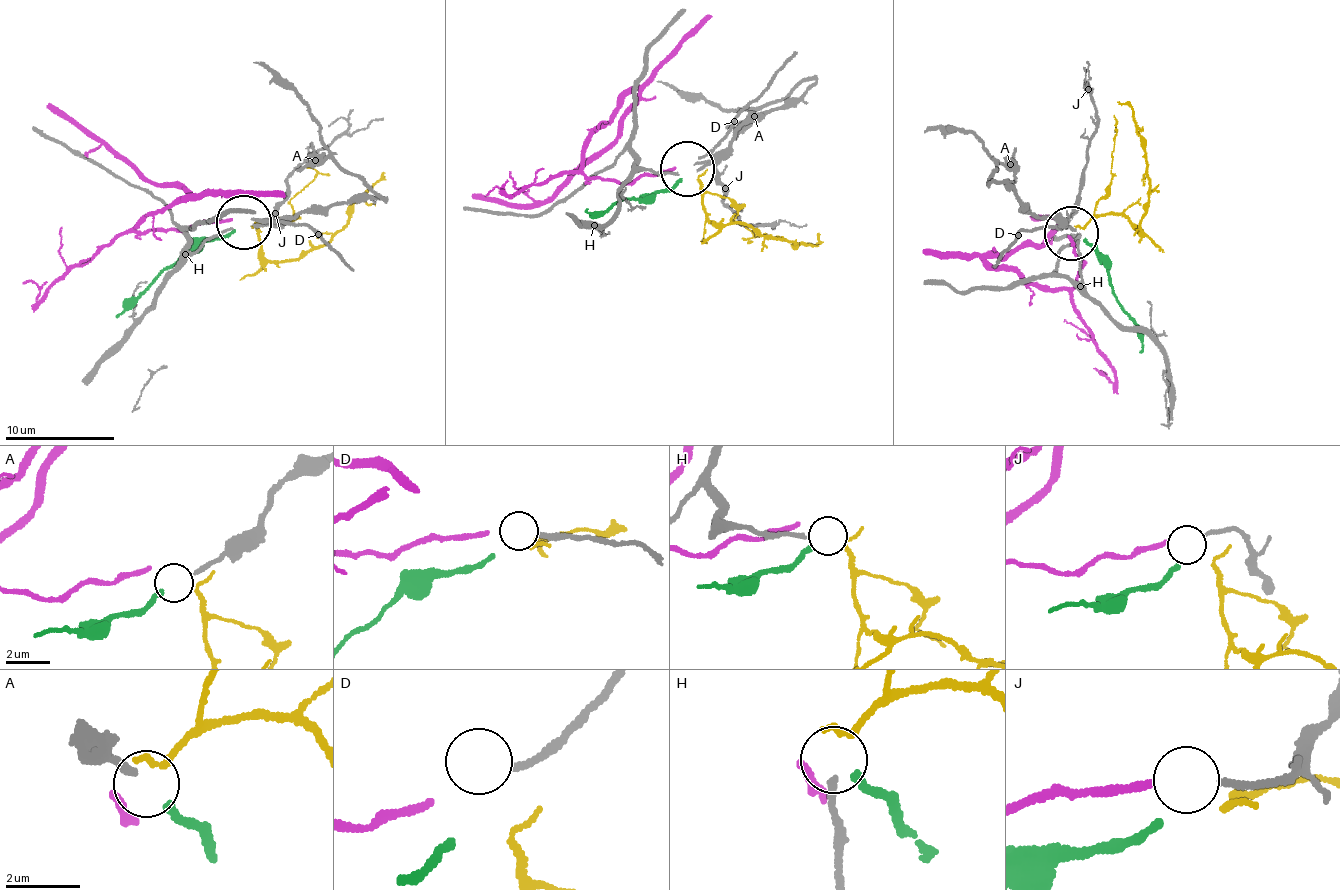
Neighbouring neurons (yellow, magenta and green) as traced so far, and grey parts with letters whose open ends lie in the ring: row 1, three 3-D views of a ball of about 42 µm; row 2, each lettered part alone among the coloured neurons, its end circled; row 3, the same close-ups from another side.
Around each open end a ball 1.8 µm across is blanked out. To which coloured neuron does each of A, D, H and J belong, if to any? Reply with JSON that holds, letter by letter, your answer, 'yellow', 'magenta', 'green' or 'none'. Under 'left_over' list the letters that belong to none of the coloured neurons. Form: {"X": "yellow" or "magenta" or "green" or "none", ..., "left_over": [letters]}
{"A": "green", "D": "none", "H": "yellow", "J": "magenta", "left_over": ["D"]}

